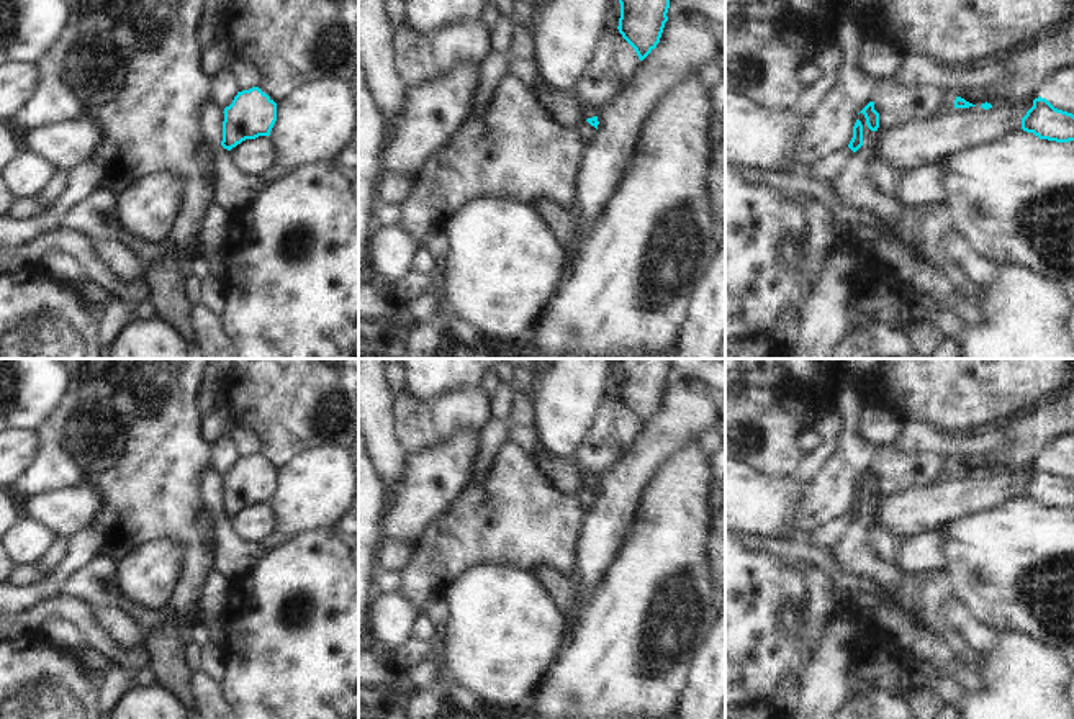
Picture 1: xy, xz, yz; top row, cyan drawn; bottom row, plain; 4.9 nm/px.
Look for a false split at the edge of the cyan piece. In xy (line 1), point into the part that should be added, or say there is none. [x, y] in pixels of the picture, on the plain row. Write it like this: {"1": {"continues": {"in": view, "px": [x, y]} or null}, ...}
{"1": {"continues": null}}

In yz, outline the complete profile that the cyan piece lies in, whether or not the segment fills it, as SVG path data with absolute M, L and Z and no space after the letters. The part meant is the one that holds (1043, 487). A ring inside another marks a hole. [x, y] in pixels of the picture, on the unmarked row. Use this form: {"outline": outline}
{"outline": "M1035 465L1033 473L1022 485L1022 496L1040 506L1074 508L1074 482L1054 475L1046 465Z"}

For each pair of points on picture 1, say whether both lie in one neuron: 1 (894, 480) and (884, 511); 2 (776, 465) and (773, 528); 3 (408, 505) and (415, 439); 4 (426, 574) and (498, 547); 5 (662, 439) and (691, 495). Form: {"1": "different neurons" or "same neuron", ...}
{"1": "different neurons", "2": "different neurons", "3": "different neurons", "4": "same neuron", "5": "different neurons"}

